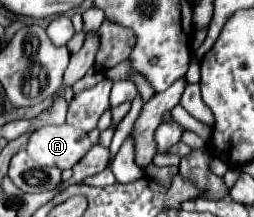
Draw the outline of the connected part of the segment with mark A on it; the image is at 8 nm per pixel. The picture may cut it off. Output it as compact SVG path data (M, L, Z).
M46 125L32 133L26 151L46 167L72 169L90 151L88 135L70 125Z

